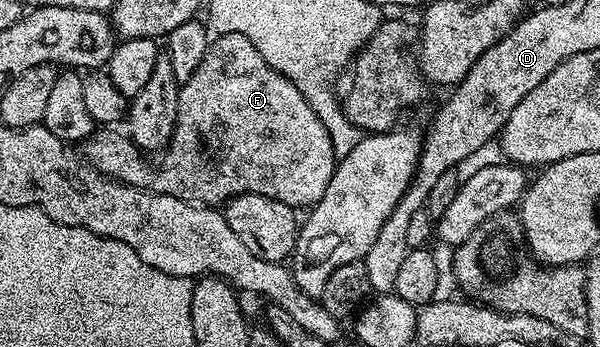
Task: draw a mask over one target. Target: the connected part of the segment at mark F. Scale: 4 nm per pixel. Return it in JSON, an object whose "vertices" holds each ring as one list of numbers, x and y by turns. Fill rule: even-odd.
{"vertices":[[224,32,215,35,210,41,210,45,206,47,204,58,200,62,200,66,196,66,196,70,178,89,178,124,174,128,174,133,170,139,170,143,166,145,161,153,162,161,153,168,149,164,147,157,137,148,129,135,122,136,118,130,98,130,81,141,81,155,84,157,85,163,89,164,95,172,101,172,103,176,109,176,111,180,118,180,121,184,131,184,133,188,144,188,156,192,163,192,166,196,172,198,180,198,186,200,190,204,204,204,207,206,222,206,234,199,235,196,243,196,245,192,248,194,260,194,261,196,269,196,280,202,284,202,289,208,295,210,305,209,312,206,324,194,324,190,328,190,328,182,334,173,336,163,336,153,334,143,328,134,328,130,324,126,324,122,320,122,320,118,312,110,312,106,308,106,308,102,300,90,296,90,296,86,286,76,282,76,272,66,268,66,268,62,264,62,264,58,260,54,260,50,256,50,256,46,252,46,252,42,248,42,248,38,244,34,236,34,235,32]]}

